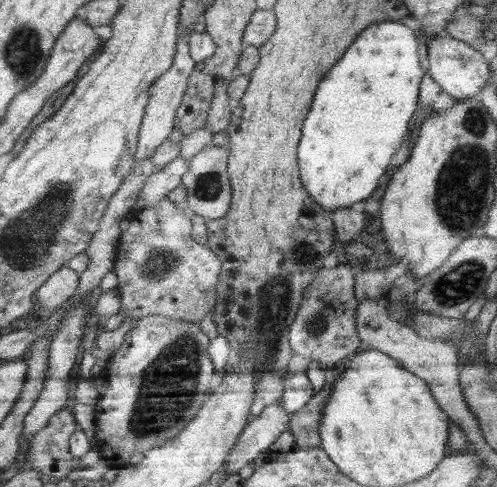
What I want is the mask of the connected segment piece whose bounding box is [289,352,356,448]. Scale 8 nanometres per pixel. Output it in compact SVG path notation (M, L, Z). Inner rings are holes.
M356 352L339 360L332 368L334 374L332 380L325 382L322 390L313 396L310 403L290 415L289 430L294 435L297 448L321 446L319 428L323 419L324 405L330 399L330 388L333 388L335 380L338 380L346 370L346 363L355 355Z

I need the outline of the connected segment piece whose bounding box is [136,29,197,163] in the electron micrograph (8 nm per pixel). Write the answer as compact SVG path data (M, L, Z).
M182 29L181 41L177 46L177 59L174 60L173 67L166 75L161 76L154 83L147 115L144 124L141 126L141 138L139 139L139 149L136 158L137 163L138 160L146 160L153 157L156 151L170 141L170 136L174 134L180 107L183 105L186 93L189 91L189 82L197 66L190 44L190 37L193 32L194 30Z

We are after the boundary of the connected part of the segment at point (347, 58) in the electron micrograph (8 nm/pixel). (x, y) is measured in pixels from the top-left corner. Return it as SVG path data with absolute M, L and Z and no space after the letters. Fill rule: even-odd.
M384 21L364 28L342 60L318 84L314 102L304 119L297 146L297 163L302 186L324 210L364 204L378 186L380 176L409 132L418 104L418 86L424 71L420 67L417 37L401 22Z

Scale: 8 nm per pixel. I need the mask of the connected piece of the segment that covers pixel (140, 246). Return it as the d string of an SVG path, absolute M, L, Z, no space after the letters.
M166 197L155 206L148 206L144 209L134 213L134 217L130 220L131 224L126 233L123 234L123 242L119 248L119 256L116 264L116 273L119 276L119 288L122 293L124 307L123 312L127 312L130 319L142 319L150 315L164 315L172 319L180 321L188 321L194 325L200 325L202 319L216 306L217 285L220 283L222 275L222 260L216 257L209 249L208 245L195 241L193 237L194 221L193 213L186 205L179 205L178 203Z

